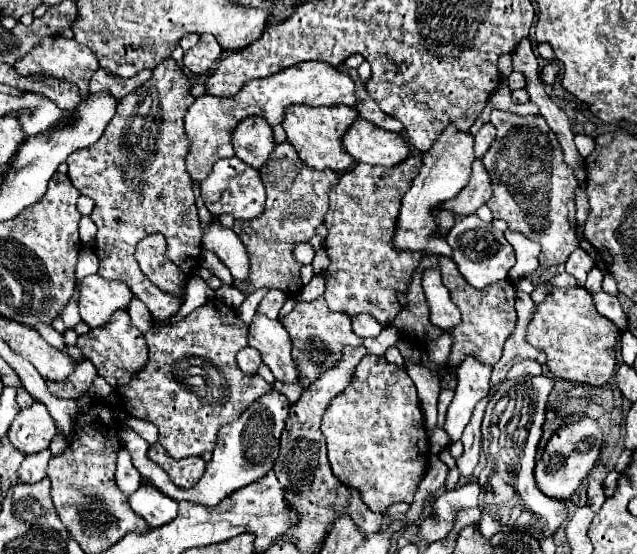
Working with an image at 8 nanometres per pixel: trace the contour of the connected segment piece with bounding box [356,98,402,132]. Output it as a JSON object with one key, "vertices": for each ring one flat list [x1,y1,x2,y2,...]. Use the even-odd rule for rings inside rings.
{"vertices":[[370,98,358,100,356,110,358,110,358,114,360,114,364,120,372,122,372,124,378,126,378,128,384,128,384,130,390,130,390,132,400,132,400,130,402,130,402,124,400,124,396,118,384,114,384,112,378,108,378,104,376,104,374,100,370,100]]}

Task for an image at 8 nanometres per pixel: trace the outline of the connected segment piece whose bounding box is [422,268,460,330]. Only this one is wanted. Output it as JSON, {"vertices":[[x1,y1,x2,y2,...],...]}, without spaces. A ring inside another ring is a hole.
{"vertices":[[424,270,422,286,430,306,430,322,442,330,454,328,460,322,460,310,450,300,450,294,440,280,440,270]]}

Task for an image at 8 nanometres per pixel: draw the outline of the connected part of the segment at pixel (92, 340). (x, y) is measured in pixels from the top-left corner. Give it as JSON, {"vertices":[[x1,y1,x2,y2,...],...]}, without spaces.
{"vertices":[[114,312,114,316,110,318,110,324,106,324,106,328,96,328,84,336,78,336,78,346,80,346,82,354,90,362,94,362,94,366,98,368,98,374,102,374,114,388,128,384,132,374,142,370,142,366,146,364,144,334,132,324,128,312]]}

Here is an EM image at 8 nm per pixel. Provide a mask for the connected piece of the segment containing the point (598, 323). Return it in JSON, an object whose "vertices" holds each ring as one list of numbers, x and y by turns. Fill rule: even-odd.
{"vertices":[[580,286,552,290,552,294,538,304,538,312,526,332,526,340,546,354,546,364,554,376,592,386,604,386,610,380,616,366,614,346,618,338,618,326,596,312,592,294]]}

